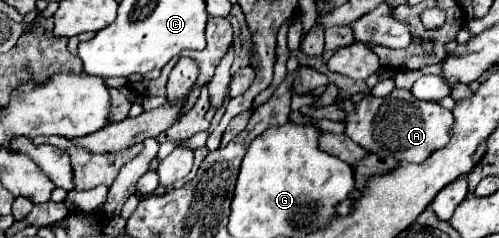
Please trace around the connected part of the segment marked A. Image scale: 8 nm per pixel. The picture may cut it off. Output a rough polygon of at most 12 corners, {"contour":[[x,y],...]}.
{"contour":[[406,88],[368,96],[346,136],[372,154],[422,162],[454,116]]}

